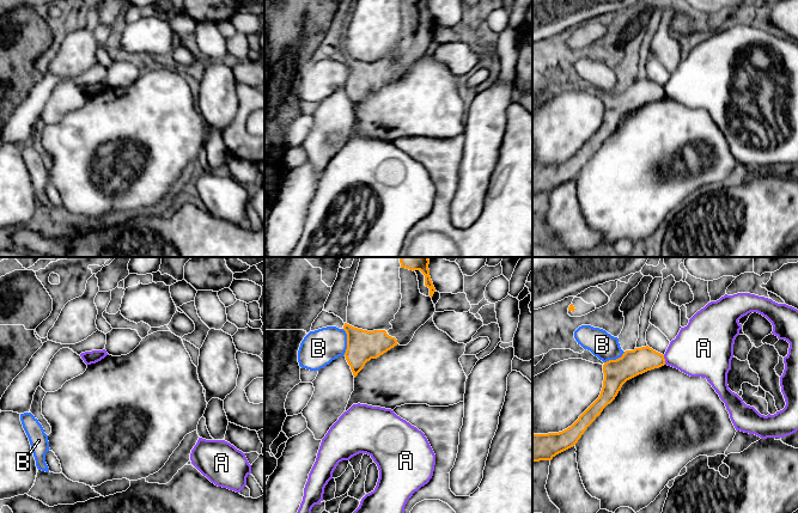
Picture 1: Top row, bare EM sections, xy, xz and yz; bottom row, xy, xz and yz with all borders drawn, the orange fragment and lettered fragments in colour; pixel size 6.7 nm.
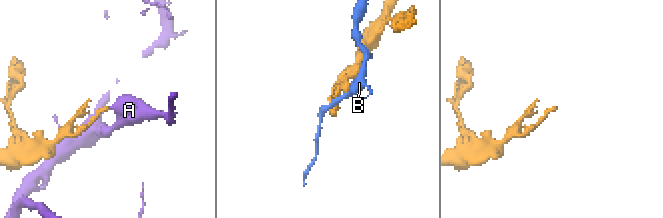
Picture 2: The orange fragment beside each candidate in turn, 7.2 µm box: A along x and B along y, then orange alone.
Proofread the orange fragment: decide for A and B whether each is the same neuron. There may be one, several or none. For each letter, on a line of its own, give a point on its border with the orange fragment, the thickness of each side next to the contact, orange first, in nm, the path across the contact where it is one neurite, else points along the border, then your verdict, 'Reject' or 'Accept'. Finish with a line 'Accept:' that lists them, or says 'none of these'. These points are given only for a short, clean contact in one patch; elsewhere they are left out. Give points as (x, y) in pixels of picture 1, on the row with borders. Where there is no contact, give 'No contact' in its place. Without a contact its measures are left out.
A: Touches orange at yz (664, 360). Thickness 180 nm (orange) against 360 nm. Reject
B: Touches orange at xz (347, 342). Thickness 200 nm (orange) against 240 nm. Boundary: xz (342, 329), (346, 334), (345, 354). Reject
Accept: none of these

